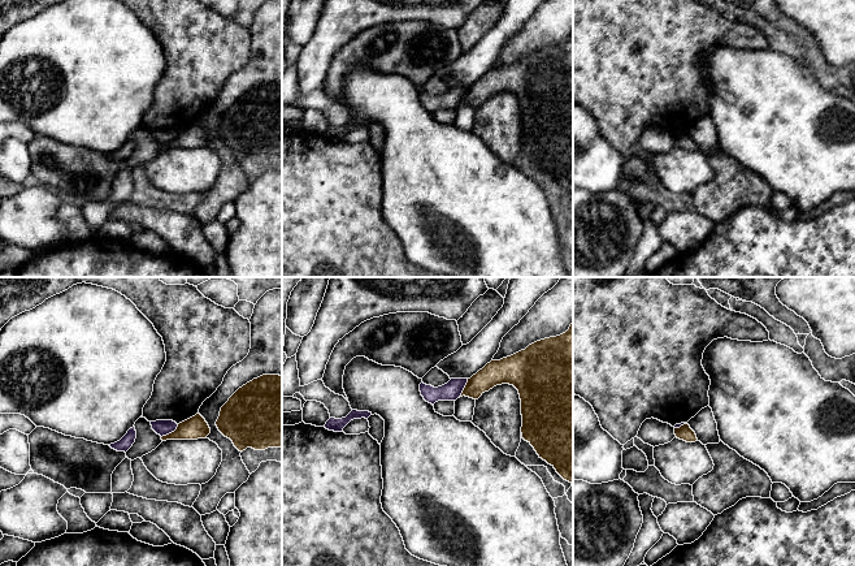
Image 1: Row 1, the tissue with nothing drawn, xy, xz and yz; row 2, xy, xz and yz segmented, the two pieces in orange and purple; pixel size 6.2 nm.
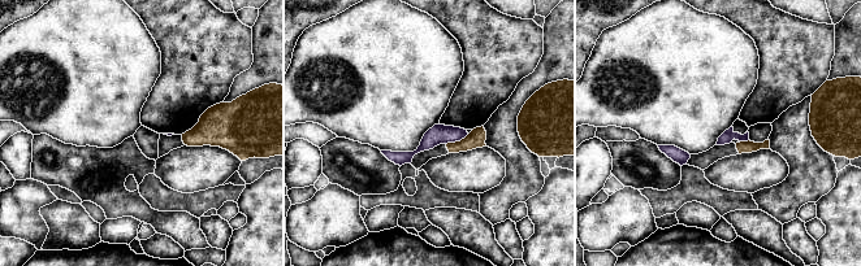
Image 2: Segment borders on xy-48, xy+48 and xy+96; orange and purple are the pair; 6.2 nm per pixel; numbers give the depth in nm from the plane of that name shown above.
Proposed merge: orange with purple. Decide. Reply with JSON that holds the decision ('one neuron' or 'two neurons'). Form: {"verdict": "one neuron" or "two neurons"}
{"verdict": "two neurons"}

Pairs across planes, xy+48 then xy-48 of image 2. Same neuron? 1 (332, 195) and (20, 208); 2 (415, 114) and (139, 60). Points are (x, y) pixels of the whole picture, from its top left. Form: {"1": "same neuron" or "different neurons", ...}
{"1": "same neuron", "2": "same neuron"}

